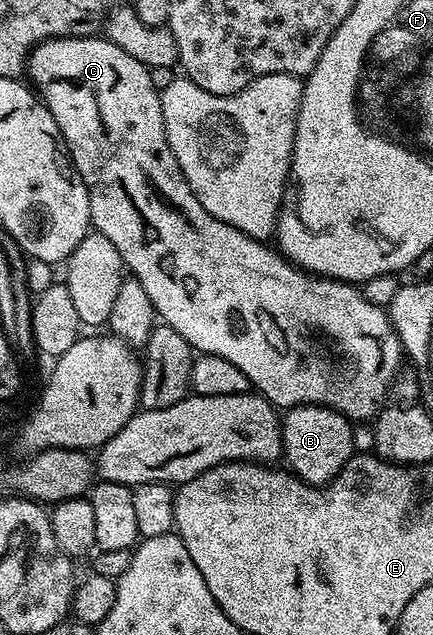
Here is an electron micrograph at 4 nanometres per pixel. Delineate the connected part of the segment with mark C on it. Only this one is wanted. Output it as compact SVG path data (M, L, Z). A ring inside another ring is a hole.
M97 35L54 36L50 40L42 40L39 44L35 44L30 52L29 76L33 91L52 114L62 139L66 142L70 158L74 161L74 169L78 171L80 178L86 184L90 195L90 222L93 231L104 234L108 242L116 246L129 275L138 280L140 286L144 286L145 292L148 293L148 298L152 298L152 306L161 323L167 324L172 330L176 330L176 334L184 337L195 353L228 358L232 366L240 366L240 370L244 370L244 374L250 379L251 385L279 409L296 408L299 404L322 404L326 408L336 410L351 422L359 422L358 420L370 422L377 417L387 403L386 395L389 392L391 395L395 387L396 377L400 372L398 367L401 366L402 360L404 362L402 343L398 341L394 327L390 325L387 309L372 306L372 302L364 298L361 287L345 284L342 280L328 280L324 276L302 271L269 243L253 240L248 234L236 230L236 226L228 226L220 222L220 218L208 214L208 210L200 206L196 194L190 189L180 170L174 151L170 148L162 117L162 97L158 88L152 86L149 68L136 62L132 54L120 50L120 46L116 46L111 40L99 38Z

